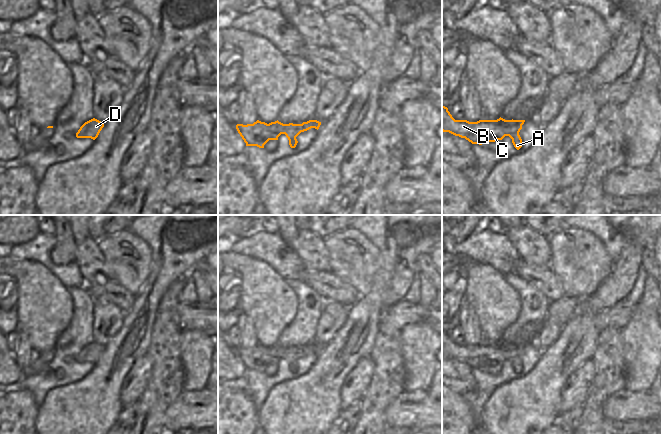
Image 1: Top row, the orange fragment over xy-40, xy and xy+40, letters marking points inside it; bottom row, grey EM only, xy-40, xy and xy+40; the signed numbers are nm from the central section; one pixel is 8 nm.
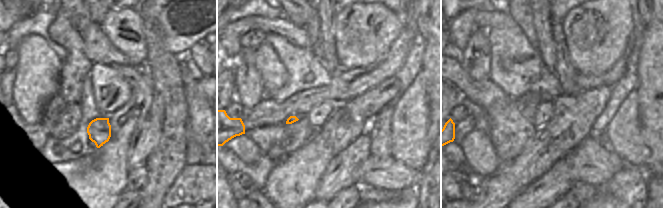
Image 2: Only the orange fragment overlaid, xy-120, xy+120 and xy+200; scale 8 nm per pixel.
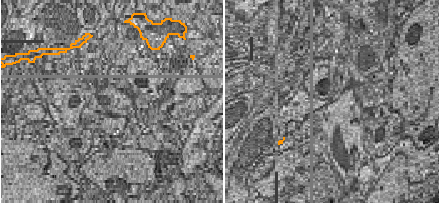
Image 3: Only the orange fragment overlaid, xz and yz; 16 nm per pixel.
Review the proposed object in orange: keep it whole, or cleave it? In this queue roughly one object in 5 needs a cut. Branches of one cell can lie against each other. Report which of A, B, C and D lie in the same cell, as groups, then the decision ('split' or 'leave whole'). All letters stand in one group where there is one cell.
groups A B C D; leave whole

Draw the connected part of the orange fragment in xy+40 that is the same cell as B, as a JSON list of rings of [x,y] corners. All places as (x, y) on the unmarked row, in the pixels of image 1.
[[[442,330],[442,355],[465,362],[472,368],[482,369],[483,366],[495,366],[509,360],[514,371],[519,374],[522,371],[519,356],[524,346],[525,344],[505,344],[501,341],[497,344],[477,346],[455,344],[448,332]]]

